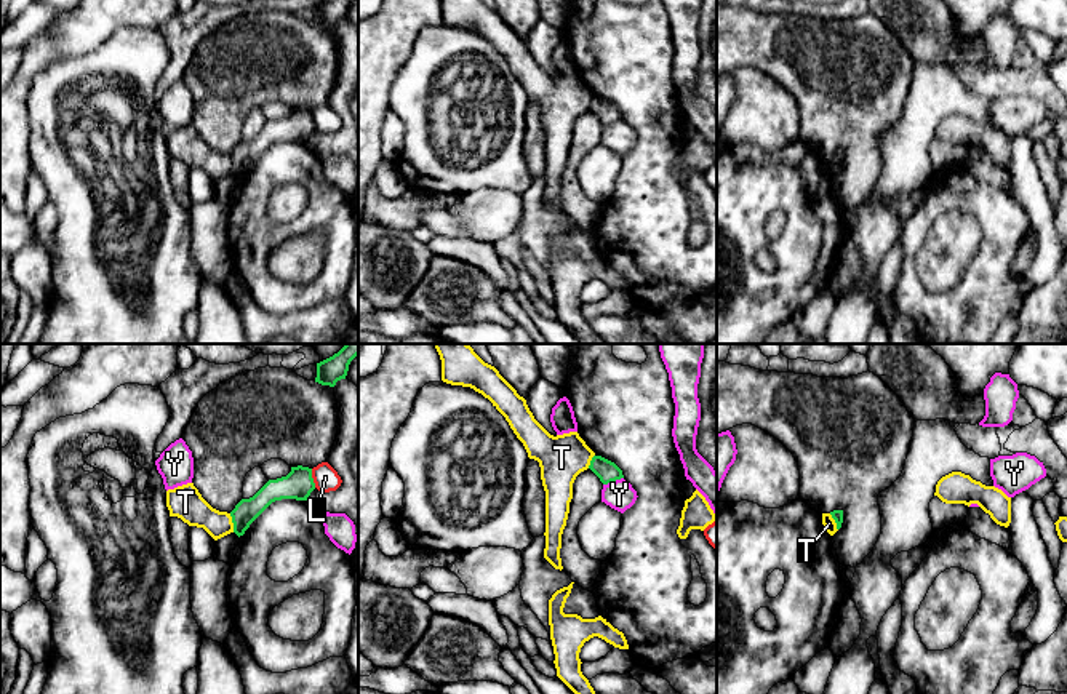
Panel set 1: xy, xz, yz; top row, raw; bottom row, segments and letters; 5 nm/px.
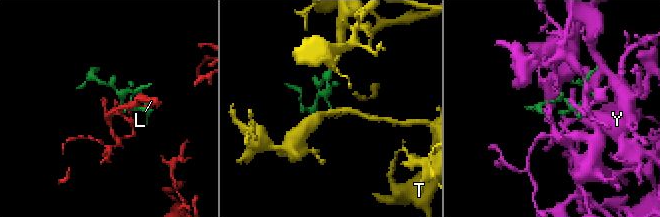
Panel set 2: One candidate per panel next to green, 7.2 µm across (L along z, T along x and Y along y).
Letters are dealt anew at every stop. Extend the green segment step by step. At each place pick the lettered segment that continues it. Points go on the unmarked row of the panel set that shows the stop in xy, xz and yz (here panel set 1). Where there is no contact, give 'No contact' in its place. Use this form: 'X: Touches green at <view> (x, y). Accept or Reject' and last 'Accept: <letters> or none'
L: Touches green at xy (312, 120). Reject
T: Touches green at xy (234, 165). Reject
Y: Touches green at xz (613, 122). Reject
Accept: none

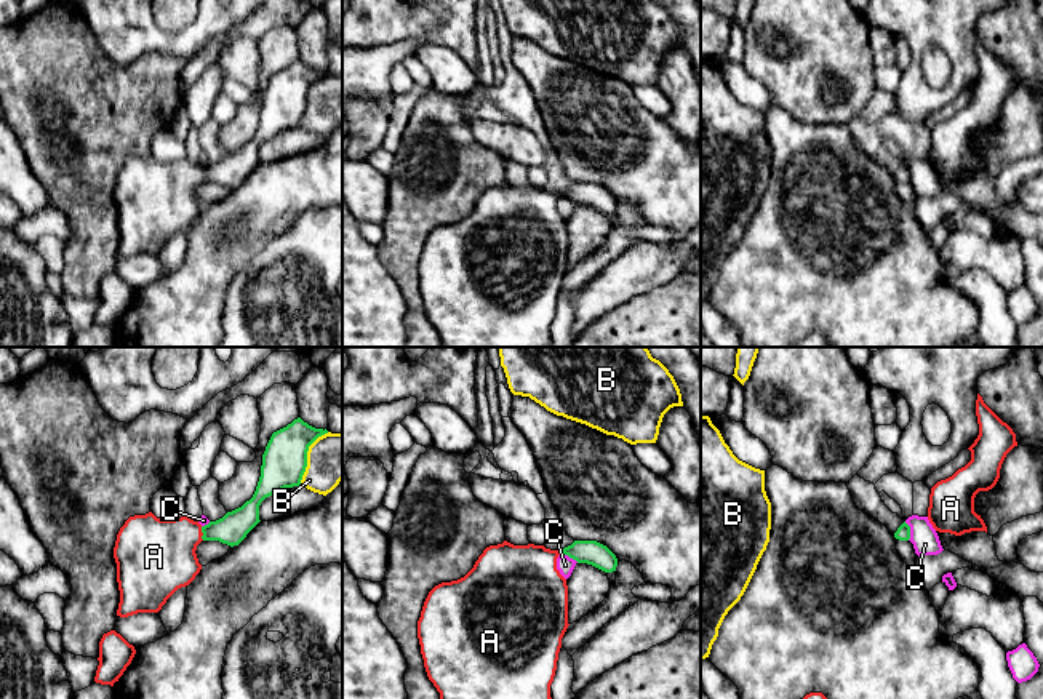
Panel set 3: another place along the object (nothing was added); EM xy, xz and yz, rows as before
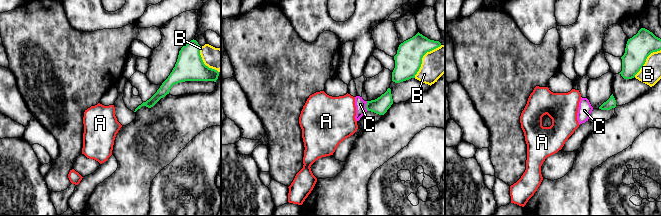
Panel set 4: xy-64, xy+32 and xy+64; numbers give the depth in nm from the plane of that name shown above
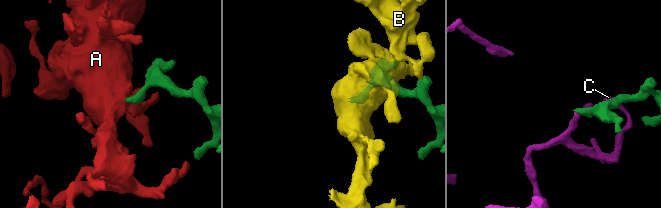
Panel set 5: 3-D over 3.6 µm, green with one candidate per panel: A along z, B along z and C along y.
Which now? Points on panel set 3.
A: Touches green at xy (202, 173). Accept
B: Touches green at xy (306, 98). Reject
C: Touches green at yz (909, 173). Reject
Accept: A

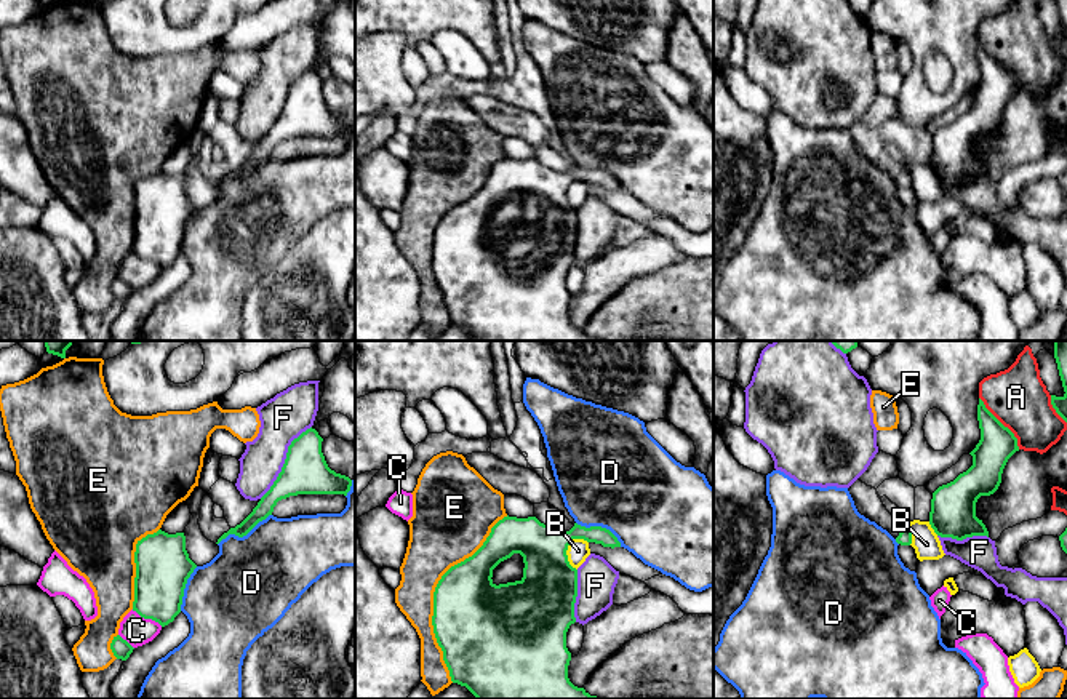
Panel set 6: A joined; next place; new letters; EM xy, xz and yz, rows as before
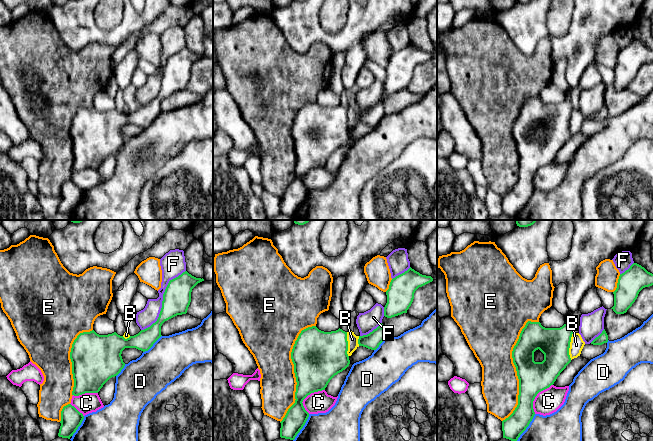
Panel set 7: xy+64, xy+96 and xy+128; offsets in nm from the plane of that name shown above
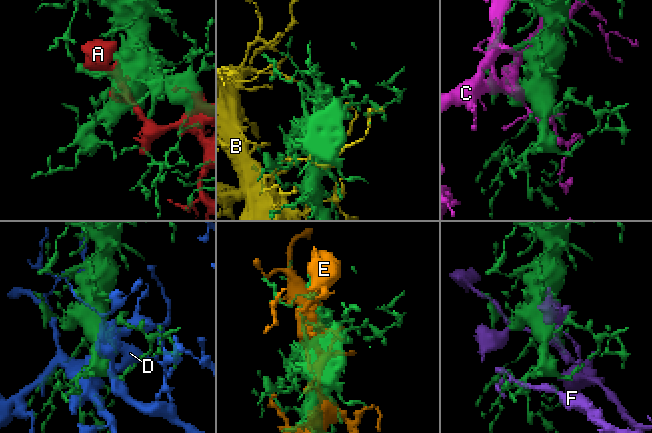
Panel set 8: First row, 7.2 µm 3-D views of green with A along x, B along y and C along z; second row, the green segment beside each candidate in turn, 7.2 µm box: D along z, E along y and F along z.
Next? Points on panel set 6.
A: Touches green at yz (1000, 64). Reject
B: Touches green at xz (567, 191). Reject
C: Touches green at xy (147, 259). Reject
D: Touches green at xy (243, 176). Reject
E: Touches green at xz (434, 235). Reject
F: Touches green at xy (285, 103). Reject
Accept: none

